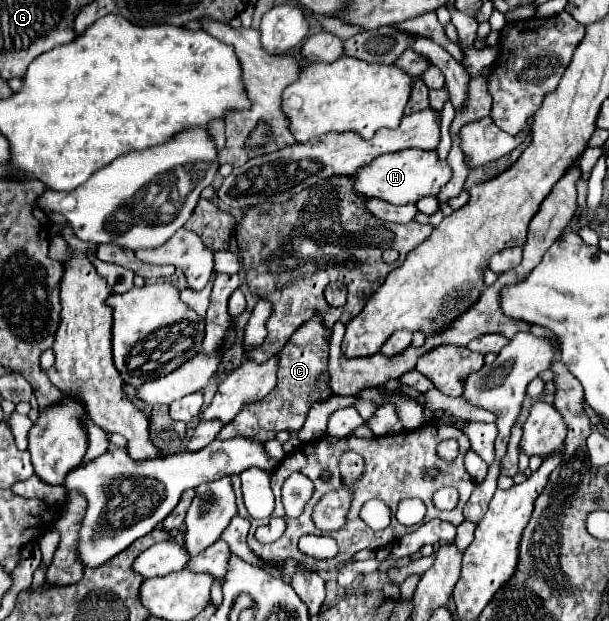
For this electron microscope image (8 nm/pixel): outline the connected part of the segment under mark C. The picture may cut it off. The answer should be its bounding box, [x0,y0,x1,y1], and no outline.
[217,314,333,443]

